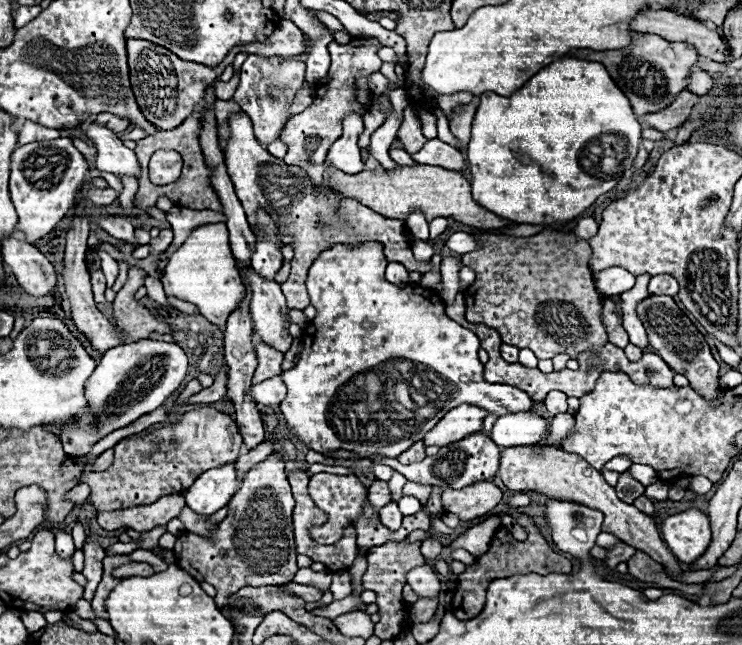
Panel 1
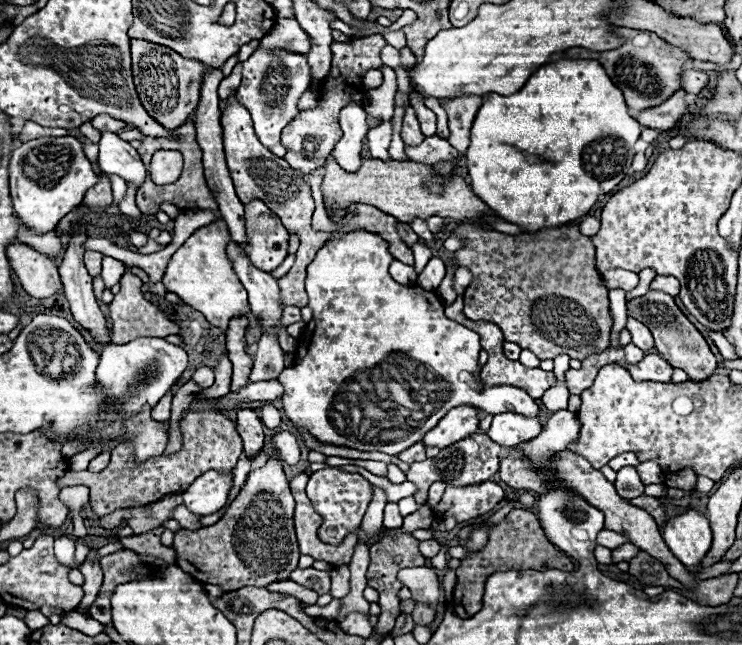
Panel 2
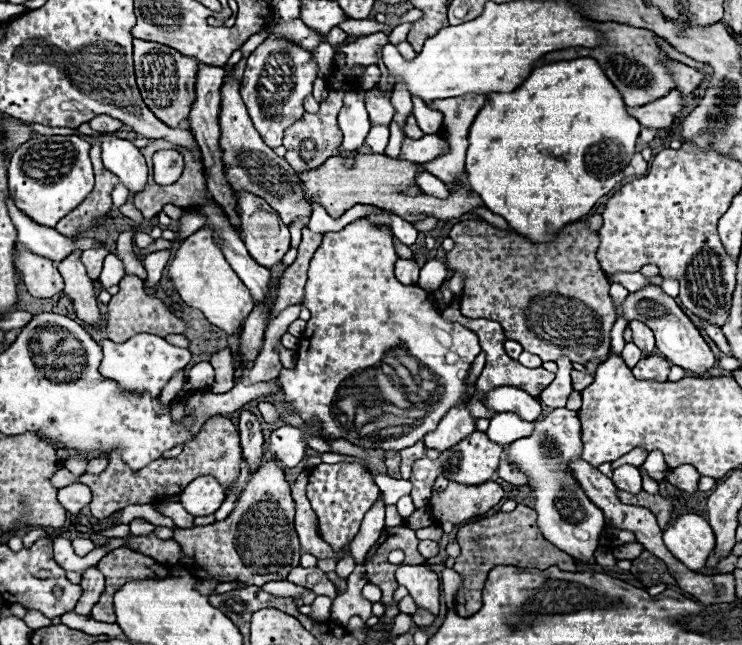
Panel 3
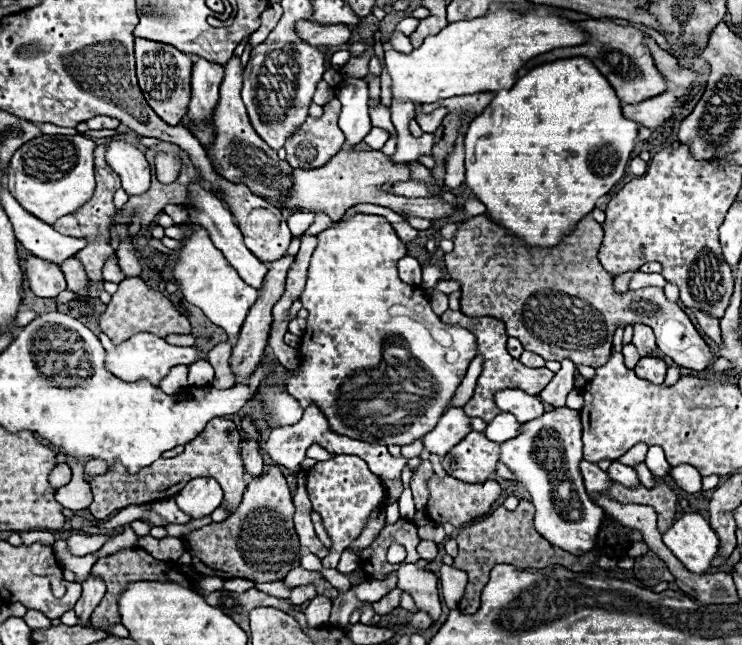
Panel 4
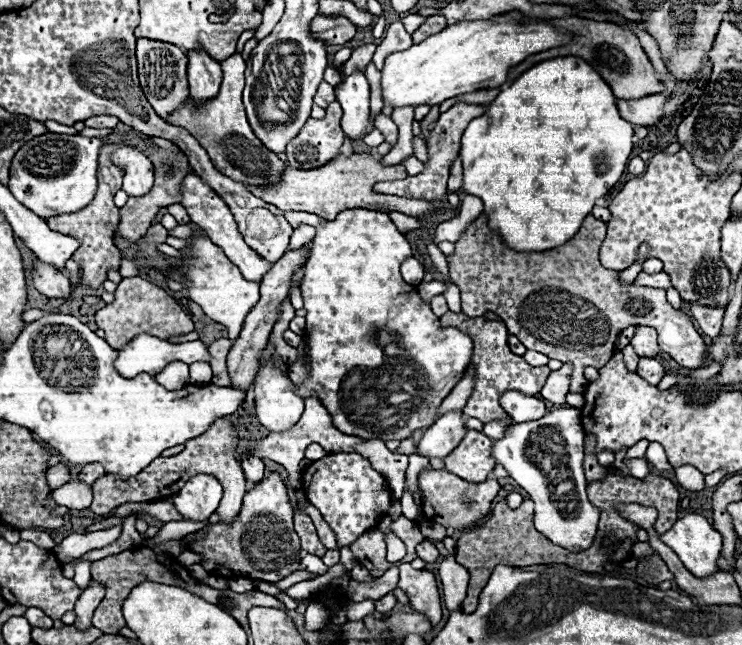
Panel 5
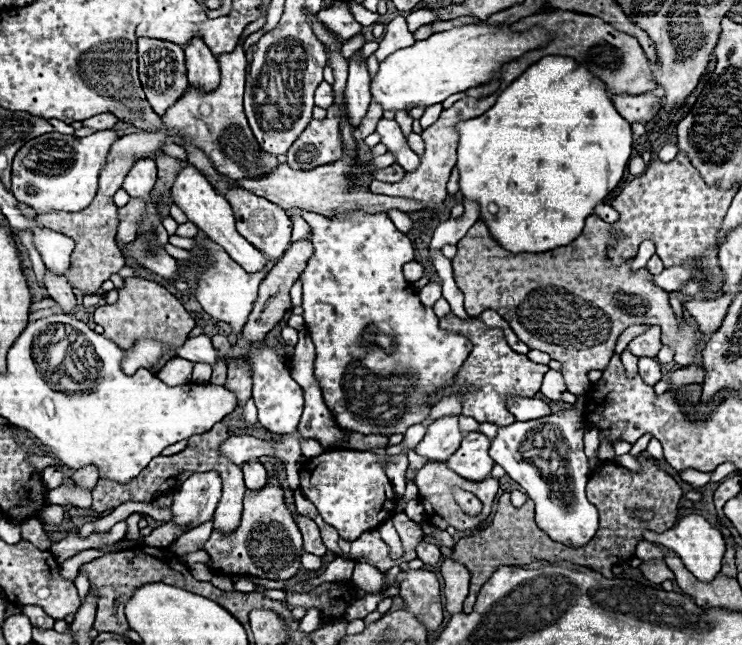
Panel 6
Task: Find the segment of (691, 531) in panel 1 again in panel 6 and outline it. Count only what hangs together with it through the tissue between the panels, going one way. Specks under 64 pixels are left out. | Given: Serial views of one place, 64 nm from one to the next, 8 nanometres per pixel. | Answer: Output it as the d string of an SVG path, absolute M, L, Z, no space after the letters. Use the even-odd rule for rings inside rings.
M690 514L690 516L684 516L676 526L672 526L670 530L666 532L656 533L646 530L643 534L643 540L648 542L662 544L666 546L668 550L676 552L682 562L686 564L686 568L702 582L712 582L716 578L716 574L720 574L720 568L722 568L722 558L724 558L724 552L726 552L726 542L720 534L718 528L714 528L710 522L706 522L702 516L698 514Z

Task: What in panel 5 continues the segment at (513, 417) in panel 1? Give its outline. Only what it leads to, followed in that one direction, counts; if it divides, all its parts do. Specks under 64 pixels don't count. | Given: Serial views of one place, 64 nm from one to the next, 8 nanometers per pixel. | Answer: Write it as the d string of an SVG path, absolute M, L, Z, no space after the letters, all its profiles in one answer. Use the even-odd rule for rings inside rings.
M488 422L488 424L484 424L482 432L484 432L488 438L492 438L492 440L500 440L500 436L504 436L504 430L506 430L508 426L510 426L510 424L506 424L506 422Z

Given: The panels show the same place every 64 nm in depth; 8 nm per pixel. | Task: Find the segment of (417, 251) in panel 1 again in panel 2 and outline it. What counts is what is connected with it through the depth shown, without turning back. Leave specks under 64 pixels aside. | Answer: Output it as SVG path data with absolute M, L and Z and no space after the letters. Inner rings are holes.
M419 242L414 244L411 249L414 256L414 267L417 274L419 274L432 257L432 251L425 244L421 244Z

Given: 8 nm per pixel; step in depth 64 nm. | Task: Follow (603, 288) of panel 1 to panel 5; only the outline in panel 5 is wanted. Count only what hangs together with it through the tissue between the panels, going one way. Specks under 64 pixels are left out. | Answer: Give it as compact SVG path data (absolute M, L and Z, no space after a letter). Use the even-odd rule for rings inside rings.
M640 272L638 278L636 278L636 284L644 284L644 286L652 286L652 288L664 288L664 290L672 286L670 276L666 272L658 272L658 274Z

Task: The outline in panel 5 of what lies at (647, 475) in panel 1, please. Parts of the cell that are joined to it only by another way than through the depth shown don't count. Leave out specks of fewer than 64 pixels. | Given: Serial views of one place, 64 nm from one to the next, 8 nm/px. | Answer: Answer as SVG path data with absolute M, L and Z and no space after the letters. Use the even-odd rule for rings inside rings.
M650 442L648 452L646 452L646 462L656 472L662 472L662 470L668 470L670 468L670 464L666 460L666 454L664 454L664 448L660 444L656 444L656 442Z

